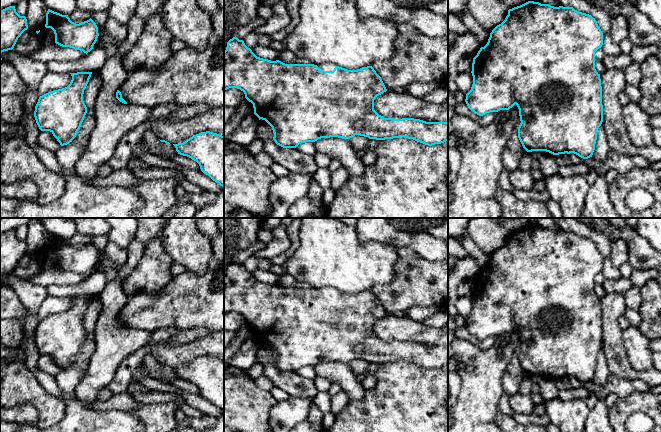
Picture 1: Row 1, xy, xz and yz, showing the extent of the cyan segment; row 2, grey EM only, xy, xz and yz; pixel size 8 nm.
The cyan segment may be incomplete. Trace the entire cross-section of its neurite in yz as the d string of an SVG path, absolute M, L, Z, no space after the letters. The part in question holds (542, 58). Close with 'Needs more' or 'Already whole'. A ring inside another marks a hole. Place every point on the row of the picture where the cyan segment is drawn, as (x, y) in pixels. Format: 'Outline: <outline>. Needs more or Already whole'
Outline: M528 1L508 10L505 20L492 30L487 44L473 58L473 84L465 102L479 116L509 110L516 104L521 121L518 138L527 152L574 153L588 159L593 155L597 132L603 122L601 79L595 69L595 52L602 45L603 33L591 15L573 7Z. Already whole

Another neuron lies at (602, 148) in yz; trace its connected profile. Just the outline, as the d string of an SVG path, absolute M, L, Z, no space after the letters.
M602 123L597 132L597 140L592 158L601 162L605 161L609 150L610 147L607 141L606 131Z

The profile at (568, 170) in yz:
M585 163L581 164L568 164L565 166L559 166L558 173L563 177L570 177L573 175L585 176L590 171L590 167Z

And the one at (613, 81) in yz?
M606 69L600 74L602 86L603 126L610 149L632 156L638 149L631 143L622 116L619 93L627 84L623 69Z

